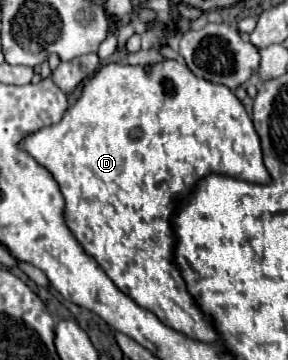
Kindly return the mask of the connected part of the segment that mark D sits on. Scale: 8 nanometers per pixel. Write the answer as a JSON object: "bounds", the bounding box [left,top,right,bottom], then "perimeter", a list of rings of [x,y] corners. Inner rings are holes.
{"bounds":[19,59,271,343],"perimeter":[[[163,59],[159,63],[151,63],[149,67],[145,65],[123,65],[123,63],[107,63],[105,67],[101,67],[99,71],[95,71],[83,85],[83,91],[79,95],[79,99],[67,107],[63,119],[57,125],[49,125],[43,127],[35,133],[27,133],[19,147],[23,151],[27,151],[39,165],[43,165],[59,183],[59,189],[65,197],[65,223],[69,227],[69,231],[73,233],[73,237],[79,241],[79,245],[83,247],[83,251],[93,257],[99,267],[107,273],[107,277],[117,285],[119,291],[123,291],[125,295],[131,295],[131,299],[141,305],[143,309],[155,313],[165,325],[169,325],[175,331],[181,331],[183,335],[197,339],[197,341],[205,341],[205,343],[213,343],[219,341],[217,331],[213,329],[211,321],[201,313],[201,309],[195,305],[195,301],[191,299],[191,295],[187,293],[185,281],[179,273],[179,269],[173,263],[171,251],[173,251],[173,229],[171,229],[171,215],[177,207],[177,199],[181,195],[187,195],[193,191],[195,183],[199,179],[203,179],[207,173],[221,173],[221,175],[229,175],[235,179],[243,179],[243,181],[251,181],[251,183],[269,183],[271,177],[263,165],[263,155],[261,155],[261,145],[257,139],[257,133],[253,129],[253,123],[245,111],[245,107],[241,105],[241,101],[233,95],[231,89],[227,89],[225,85],[215,85],[209,83],[205,79],[195,77],[187,65],[183,61],[175,61],[175,59]]]}

